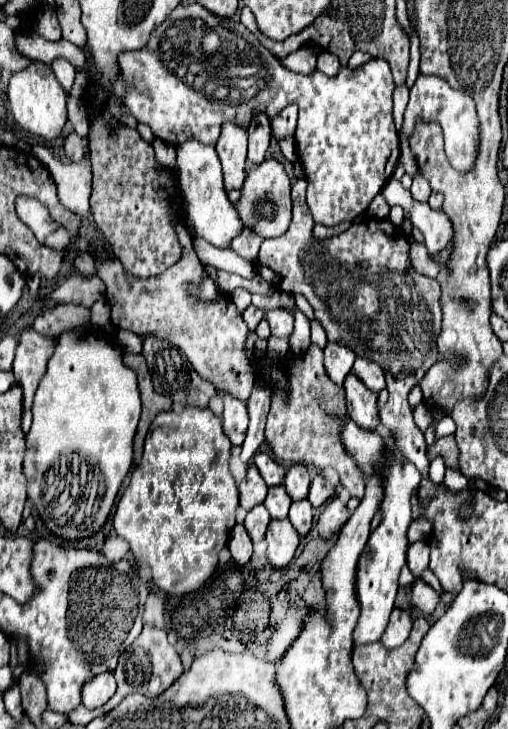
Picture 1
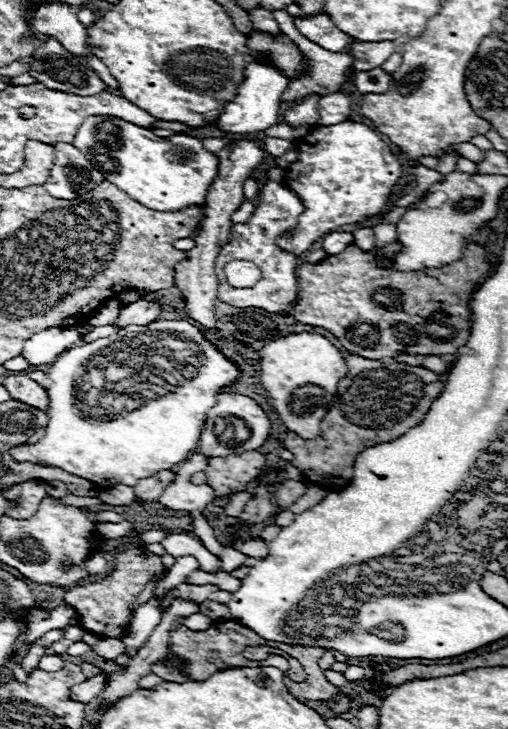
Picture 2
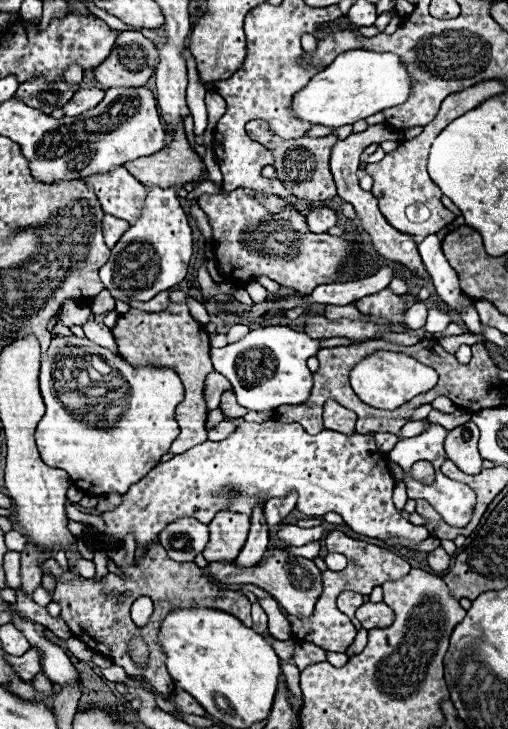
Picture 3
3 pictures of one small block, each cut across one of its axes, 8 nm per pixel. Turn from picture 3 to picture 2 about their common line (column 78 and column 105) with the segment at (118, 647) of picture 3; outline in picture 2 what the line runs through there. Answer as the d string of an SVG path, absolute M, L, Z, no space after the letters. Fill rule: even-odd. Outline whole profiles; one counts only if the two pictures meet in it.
M132 548L116 554L114 570L100 582L86 584L82 588L68 590L64 594L64 602L72 604L80 614L80 626L88 632L94 632L98 638L124 638L126 630L132 622L130 606L138 598L138 594L146 588L146 584L160 572L164 572L164 564L160 556L152 552L144 552L144 548ZM150 556L150 558L146 558Z

